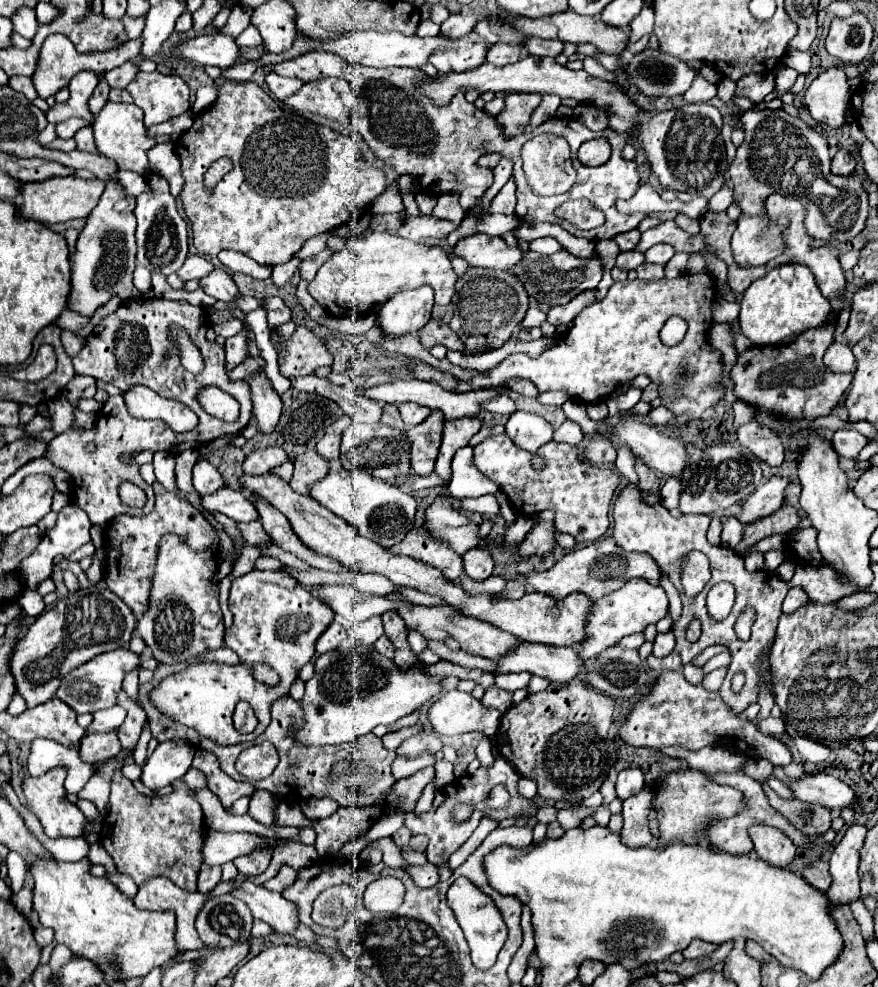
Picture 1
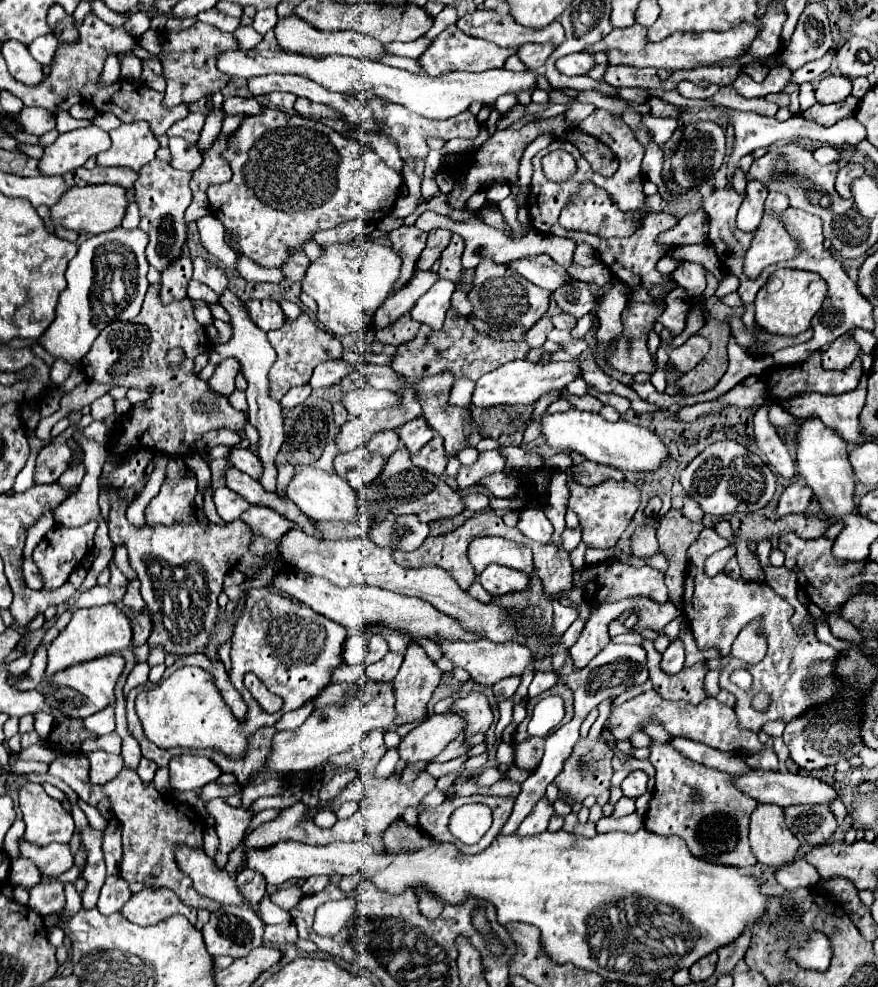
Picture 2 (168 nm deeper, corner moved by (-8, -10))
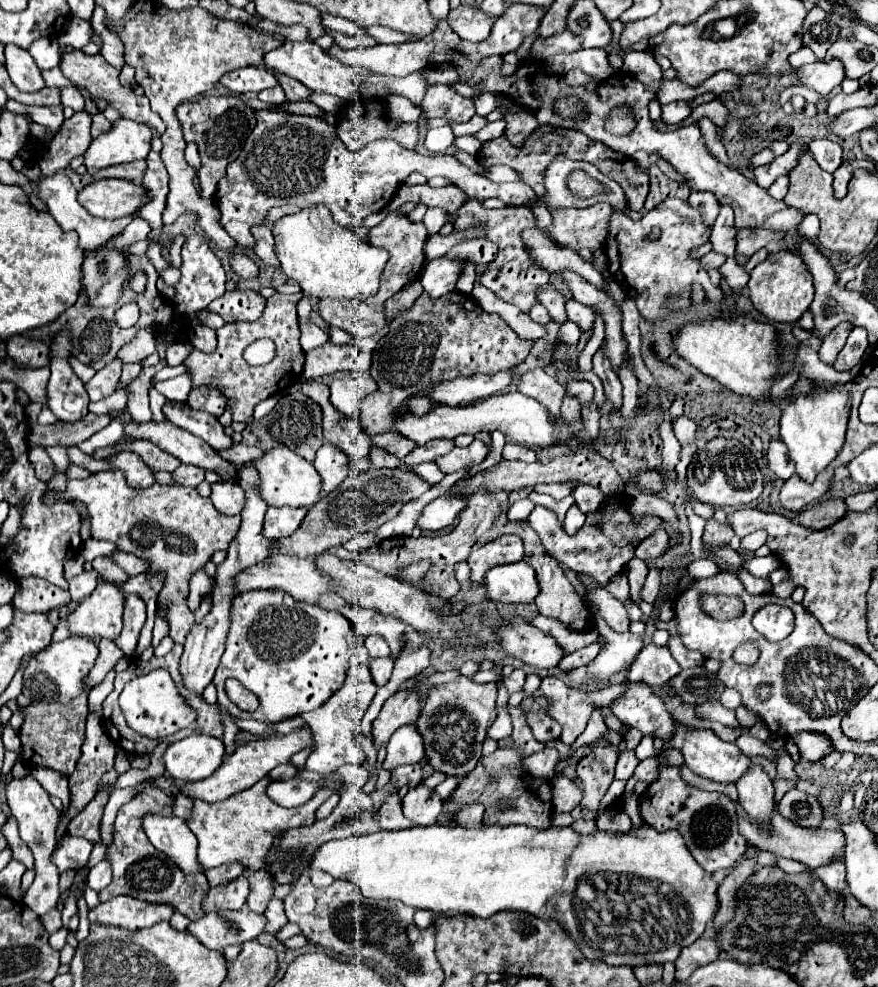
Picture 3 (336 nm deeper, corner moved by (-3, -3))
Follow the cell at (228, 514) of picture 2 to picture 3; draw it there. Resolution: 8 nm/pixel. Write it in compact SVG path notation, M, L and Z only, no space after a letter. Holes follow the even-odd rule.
M237 483L211 485L211 501L223 515L241 515L245 507L245 491Z

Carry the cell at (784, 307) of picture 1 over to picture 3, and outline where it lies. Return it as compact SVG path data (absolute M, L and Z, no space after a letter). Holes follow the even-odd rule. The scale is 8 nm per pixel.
M781 249L777 253L771 253L765 261L761 261L751 273L749 273L749 299L753 301L755 309L765 315L773 323L795 323L801 319L801 315L809 309L813 301L813 277L801 259L797 251Z

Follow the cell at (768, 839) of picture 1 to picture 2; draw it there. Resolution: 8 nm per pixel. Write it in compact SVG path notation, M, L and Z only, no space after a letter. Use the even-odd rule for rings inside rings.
M758 804L750 820L750 846L758 862L782 868L794 860L800 842L786 828L780 806Z

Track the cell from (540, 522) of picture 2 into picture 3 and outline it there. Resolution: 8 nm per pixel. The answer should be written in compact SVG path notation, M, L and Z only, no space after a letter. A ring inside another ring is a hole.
M535 507L533 513L529 515L529 523L531 527L535 527L535 531L541 537L541 543L547 547L549 551L549 531L551 531L551 555L567 565L569 569L573 569L575 573L585 573L591 575L597 583L605 585L613 575L625 571L627 563L635 557L635 549L641 541L645 541L647 537L651 537L657 529L661 529L661 521L657 515L631 515L633 523L637 525L637 535L633 539L619 539L613 541L609 537L605 537L599 529L599 521L601 521L601 511L593 511L587 515L585 525L575 533L575 535L567 535L567 531L563 529L563 525L557 521L557 515L553 511L549 511L547 507Z

